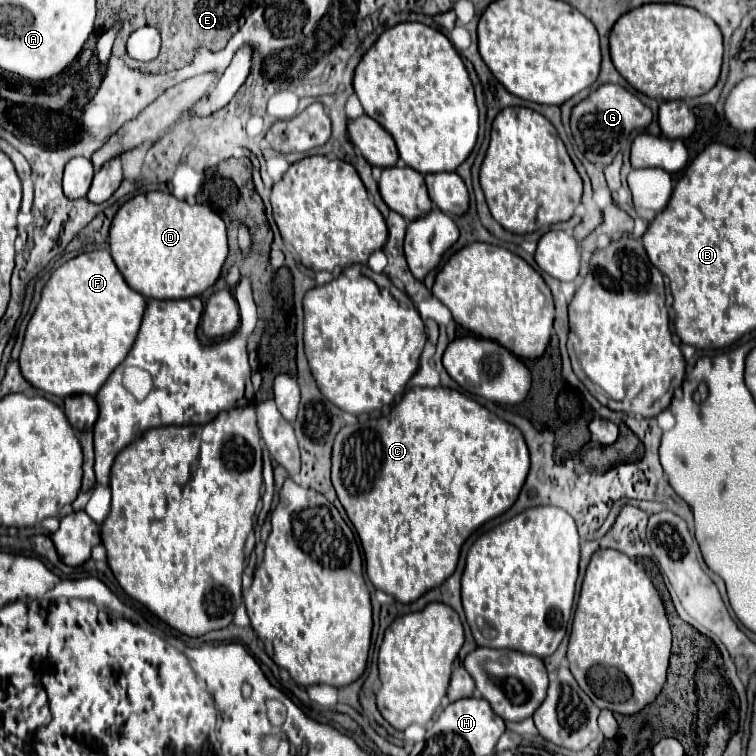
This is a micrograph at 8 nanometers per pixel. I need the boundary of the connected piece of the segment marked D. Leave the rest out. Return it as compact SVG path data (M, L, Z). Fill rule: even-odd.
M165 192L139 194L125 206L121 206L121 210L113 218L109 238L111 238L111 256L121 274L125 276L127 284L131 284L131 288L141 292L143 296L157 300L179 300L201 296L221 276L221 268L229 252L225 222L221 220L219 214L215 214L207 204L177 200L175 196Z

